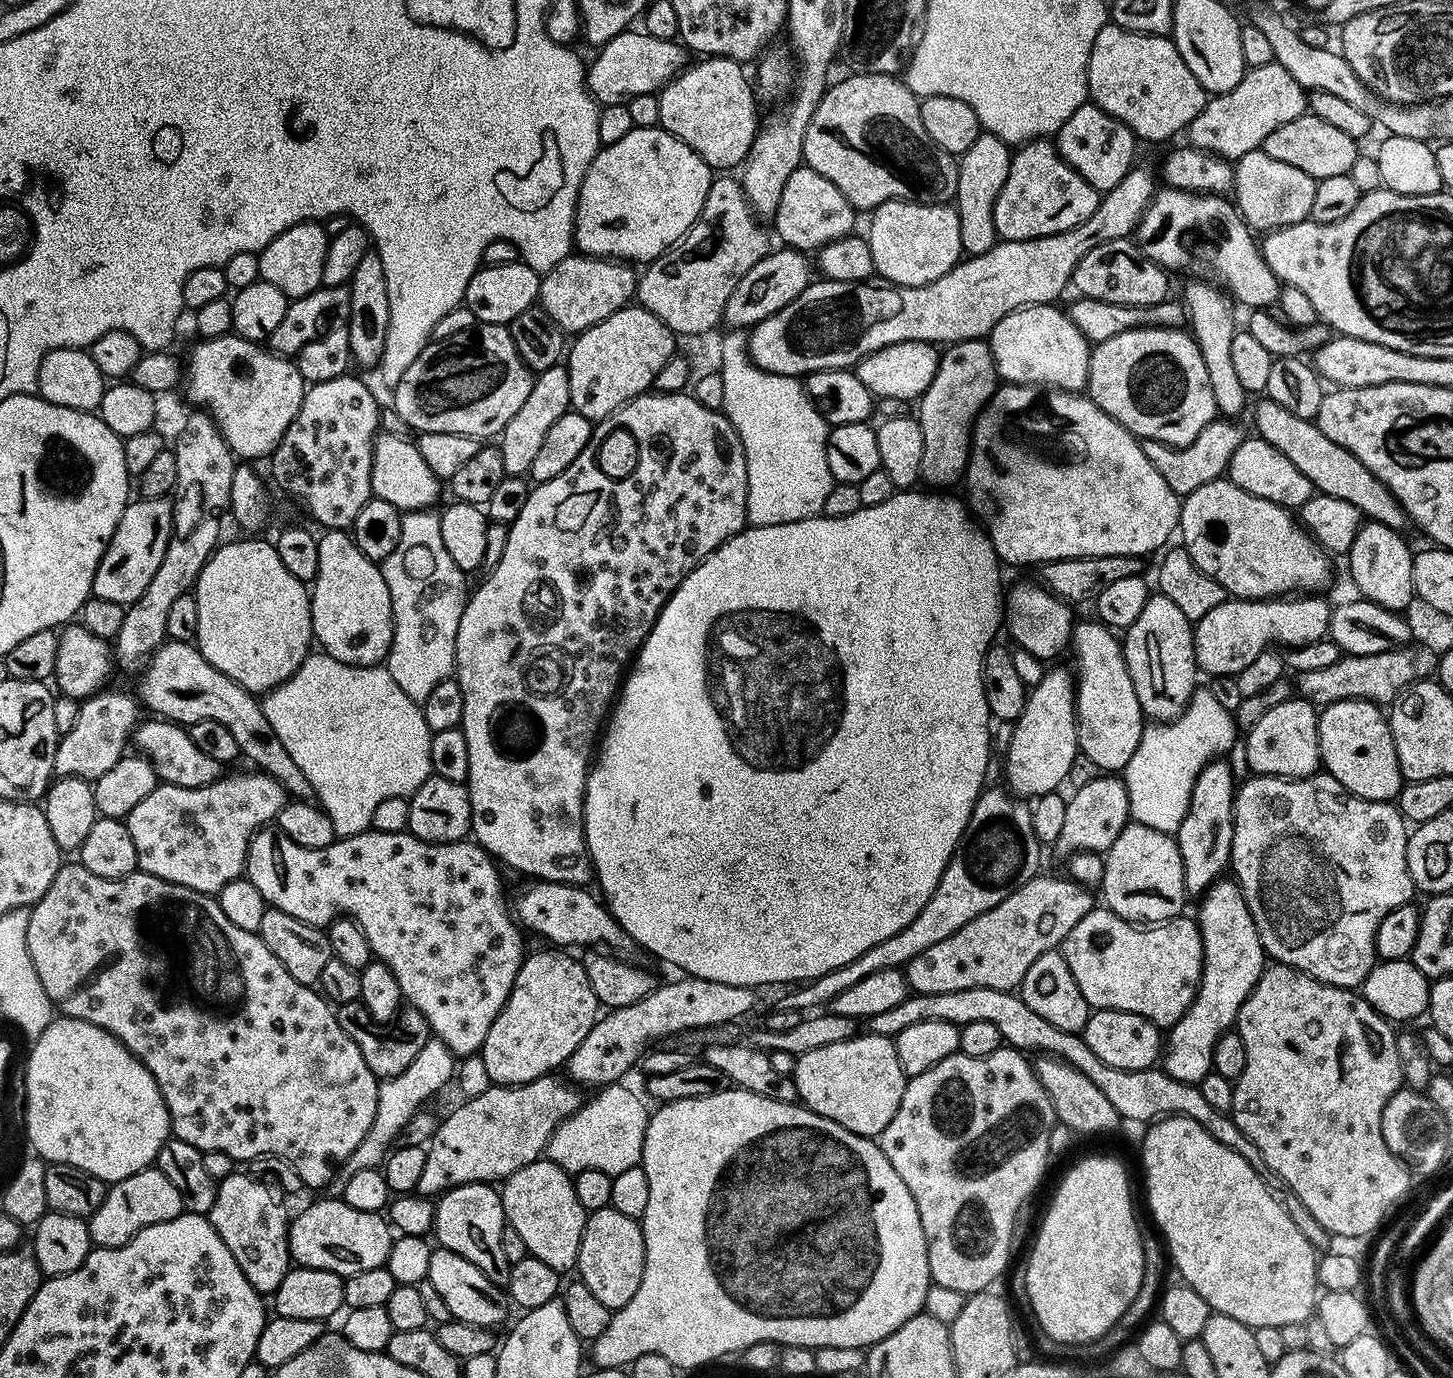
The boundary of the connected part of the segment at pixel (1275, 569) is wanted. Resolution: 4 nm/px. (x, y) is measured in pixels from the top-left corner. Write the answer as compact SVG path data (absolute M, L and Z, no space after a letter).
M1217 478L1208 480L1198 490L1194 490L1189 496L1183 497L1180 506L1180 522L1178 525L1178 536L1184 539L1183 551L1188 553L1191 560L1204 571L1205 576L1215 580L1225 593L1236 598L1276 598L1281 594L1292 594L1295 588L1320 588L1328 580L1328 559L1329 553L1316 543L1315 539L1298 523L1297 517L1282 504L1276 504L1273 500L1263 500L1261 496L1250 494L1242 490L1237 484L1232 483L1228 478Z

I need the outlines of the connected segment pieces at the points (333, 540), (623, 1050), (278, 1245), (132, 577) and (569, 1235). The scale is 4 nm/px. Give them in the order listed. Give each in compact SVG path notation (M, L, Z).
M328 530L323 535L318 539L318 574L310 588L315 643L327 655L343 664L379 665L387 657L388 648L392 644L392 599L381 565L377 561L368 560L347 531Z
M689 975L680 979L684 980L676 980L673 984L661 983L650 994L646 994L646 998L642 998L630 1006L605 1011L597 1019L596 1025L590 1030L590 1034L586 1034L586 1038L582 1038L578 1050L574 1050L574 1054L570 1054L566 1065L567 1079L576 1086L593 1084L593 1089L596 1090L603 1088L605 1084L623 1081L625 1079L624 1075L635 1064L637 1067L638 1061L644 1053L655 1045L652 1044L655 1040L662 1040L666 1036L676 1036L679 1032L687 1034L697 1028L720 1028L723 1024L735 1025L736 1020L742 1019L756 1004L755 991L746 986L714 982L706 978Z
M236 1170L217 1183L214 1206L207 1215L214 1230L218 1230L218 1238L226 1242L226 1250L234 1254L238 1270L246 1274L246 1282L250 1282L250 1286L261 1294L275 1294L290 1267L290 1212L276 1201L275 1195L277 1193L265 1181L251 1174L243 1176L240 1170Z
M133 499L124 509L108 549L104 551L104 557L96 568L92 596L131 606L143 592L145 595L151 589L154 574L158 566L162 566L162 558L173 535L170 504L167 499Z
M547 1158L535 1160L503 1181L500 1201L506 1223L518 1230L530 1256L561 1274L575 1269L588 1213L578 1202L578 1194L574 1194L569 1173Z

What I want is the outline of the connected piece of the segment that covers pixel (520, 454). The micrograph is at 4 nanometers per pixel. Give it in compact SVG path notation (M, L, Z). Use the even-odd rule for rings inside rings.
M563 363L548 368L533 379L530 394L526 394L526 402L522 402L518 414L514 414L510 422L506 422L503 432L498 437L504 471L509 477L520 478L531 473L534 454L538 454L538 446L542 446L546 430L550 430L550 426L554 426L554 422L558 422L558 418L562 418L562 414L569 411L569 398L568 369Z

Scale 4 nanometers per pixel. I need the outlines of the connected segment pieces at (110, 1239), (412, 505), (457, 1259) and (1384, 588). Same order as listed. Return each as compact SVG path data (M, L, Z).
M153 1166L130 1174L130 1178L122 1178L109 1187L102 1206L98 1206L96 1213L87 1217L88 1233L95 1247L117 1248L133 1240L146 1226L170 1222L183 1212L182 1194L178 1194L166 1174Z
M381 431L372 443L372 495L375 499L390 502L401 513L431 509L440 496L442 482L426 466L422 454L411 439Z
M433 1247L428 1280L434 1284L434 1289L438 1290L439 1297L447 1305L454 1320L495 1329L496 1324L502 1323L508 1316L509 1305L502 1295L501 1285L490 1282L486 1274L482 1274L482 1270L474 1266L474 1262L466 1262L466 1258L462 1258L462 1254L454 1254L454 1250Z
M1368 522L1361 527L1354 538L1352 548L1346 554L1348 568L1352 571L1352 580L1361 597L1372 600L1378 606L1390 609L1391 612L1403 613L1404 607L1414 600L1412 587L1413 549L1408 549L1406 541L1395 528L1387 528L1379 522Z

